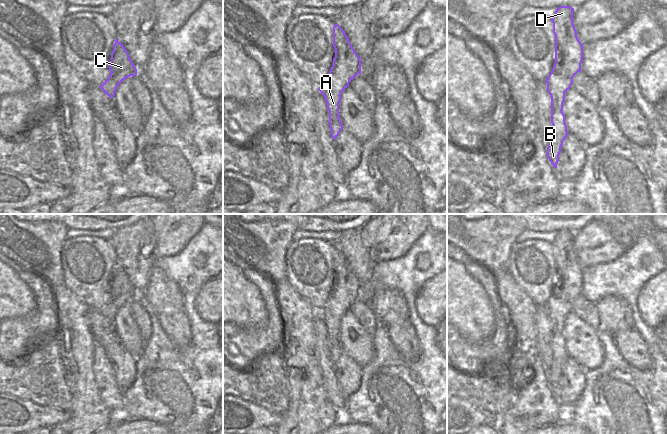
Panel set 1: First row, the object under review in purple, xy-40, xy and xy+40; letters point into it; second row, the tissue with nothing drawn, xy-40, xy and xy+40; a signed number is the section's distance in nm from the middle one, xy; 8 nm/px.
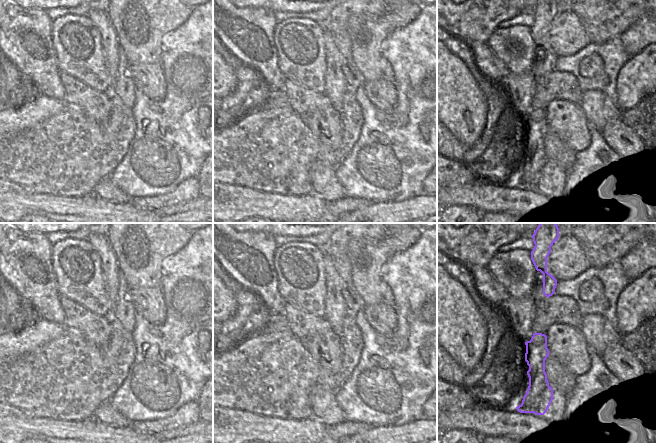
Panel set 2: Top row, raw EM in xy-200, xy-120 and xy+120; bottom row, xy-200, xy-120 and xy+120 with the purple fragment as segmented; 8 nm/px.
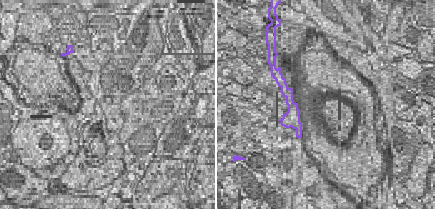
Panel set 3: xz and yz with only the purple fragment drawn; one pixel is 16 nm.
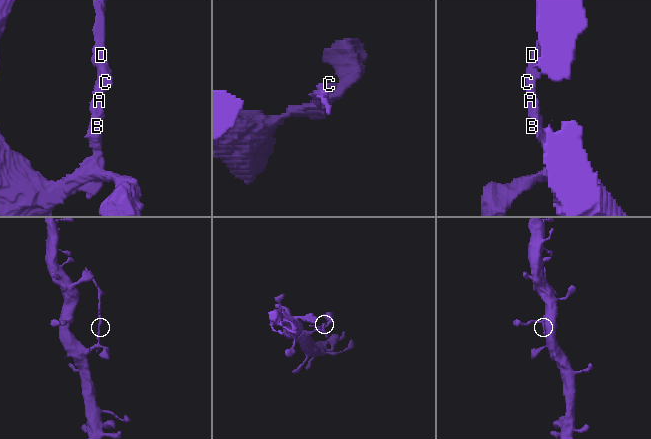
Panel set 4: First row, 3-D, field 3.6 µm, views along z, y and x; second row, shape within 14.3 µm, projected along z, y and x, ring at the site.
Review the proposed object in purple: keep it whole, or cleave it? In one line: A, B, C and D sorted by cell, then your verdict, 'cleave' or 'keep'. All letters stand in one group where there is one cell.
A C D / B; cleave

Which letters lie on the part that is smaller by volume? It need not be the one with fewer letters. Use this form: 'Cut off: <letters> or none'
Cut off: A, C, D

